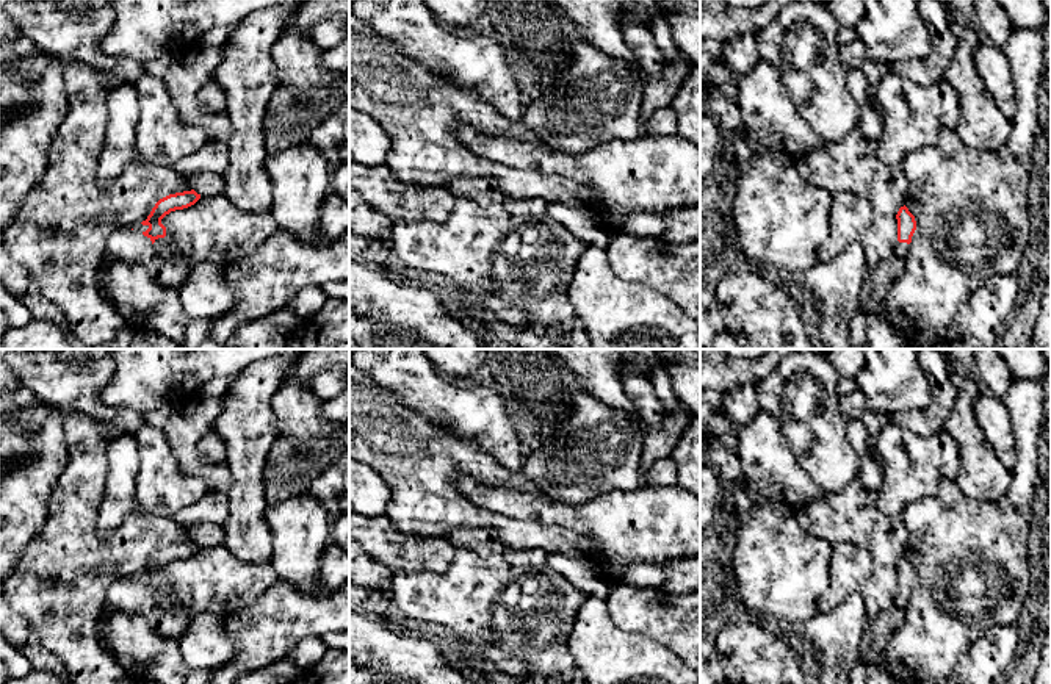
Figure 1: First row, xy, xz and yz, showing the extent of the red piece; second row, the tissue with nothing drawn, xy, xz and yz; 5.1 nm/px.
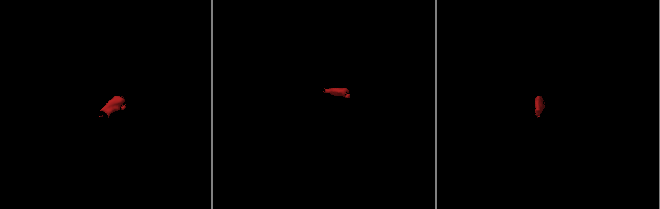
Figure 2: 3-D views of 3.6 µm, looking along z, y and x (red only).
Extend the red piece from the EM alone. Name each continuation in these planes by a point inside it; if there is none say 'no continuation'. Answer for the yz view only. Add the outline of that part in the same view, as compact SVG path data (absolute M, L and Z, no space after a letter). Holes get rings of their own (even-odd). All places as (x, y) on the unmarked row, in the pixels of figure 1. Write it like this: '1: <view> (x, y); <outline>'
1: yz (877, 630); M898 592L891 609L868 618L858 651L858 661L866 667L880 665L882 650L893 631L902 623L908 598L910 595Z

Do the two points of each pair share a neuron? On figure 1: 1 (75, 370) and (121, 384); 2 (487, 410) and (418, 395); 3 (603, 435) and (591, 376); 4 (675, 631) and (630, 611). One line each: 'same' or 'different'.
1: different
2: same
3: different
4: same

